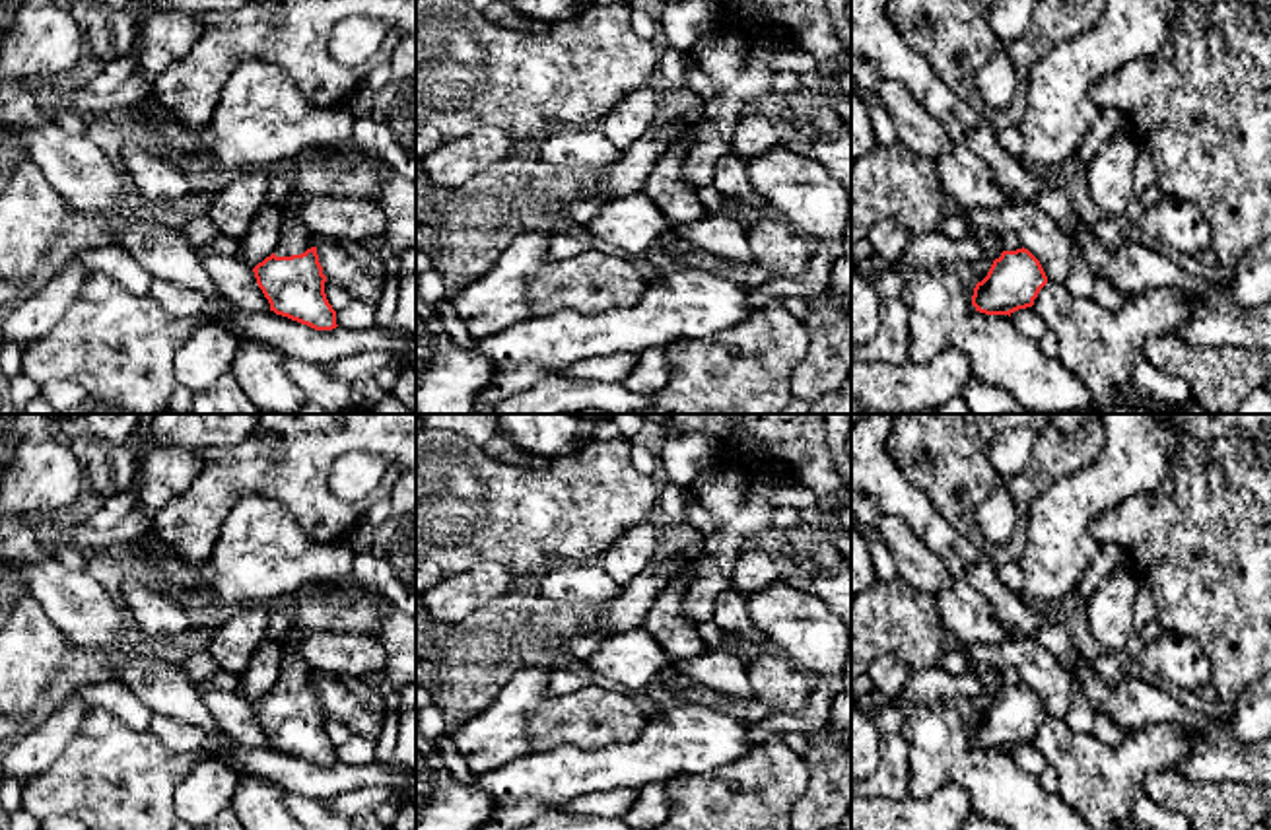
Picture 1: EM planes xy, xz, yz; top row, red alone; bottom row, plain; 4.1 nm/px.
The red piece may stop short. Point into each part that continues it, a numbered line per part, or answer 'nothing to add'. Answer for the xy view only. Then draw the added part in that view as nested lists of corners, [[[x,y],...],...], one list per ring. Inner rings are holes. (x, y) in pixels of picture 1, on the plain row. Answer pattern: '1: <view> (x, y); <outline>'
1: xy (344, 605); [[[354,573],[338,583],[305,583],[297,591],[293,630],[286,636],[276,692],[301,690],[315,674],[297,651],[297,640],[309,630],[348,630],[375,636],[379,620],[389,612],[385,599],[373,601]]]

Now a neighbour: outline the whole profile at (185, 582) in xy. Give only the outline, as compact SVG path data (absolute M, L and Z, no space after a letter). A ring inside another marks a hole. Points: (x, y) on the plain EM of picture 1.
M146 542L128 546L128 571L169 589L190 606L204 603L206 570L192 568L177 558L165 558Z

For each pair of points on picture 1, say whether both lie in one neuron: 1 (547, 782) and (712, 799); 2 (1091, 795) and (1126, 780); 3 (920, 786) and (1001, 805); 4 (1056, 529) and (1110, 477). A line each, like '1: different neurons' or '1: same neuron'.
1: different neurons
2: same neuron
3: same neuron
4: same neuron

